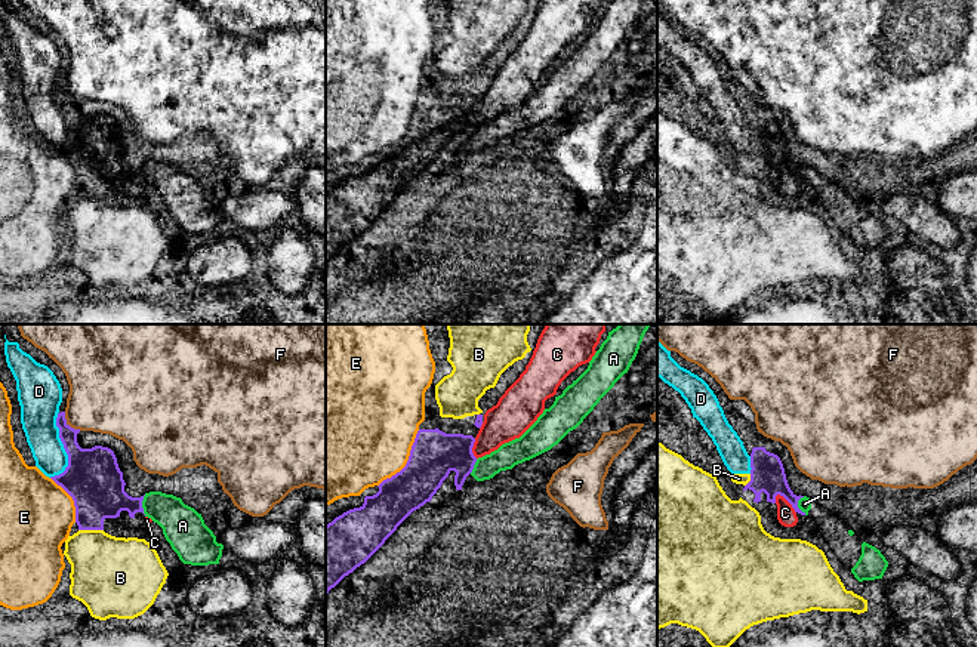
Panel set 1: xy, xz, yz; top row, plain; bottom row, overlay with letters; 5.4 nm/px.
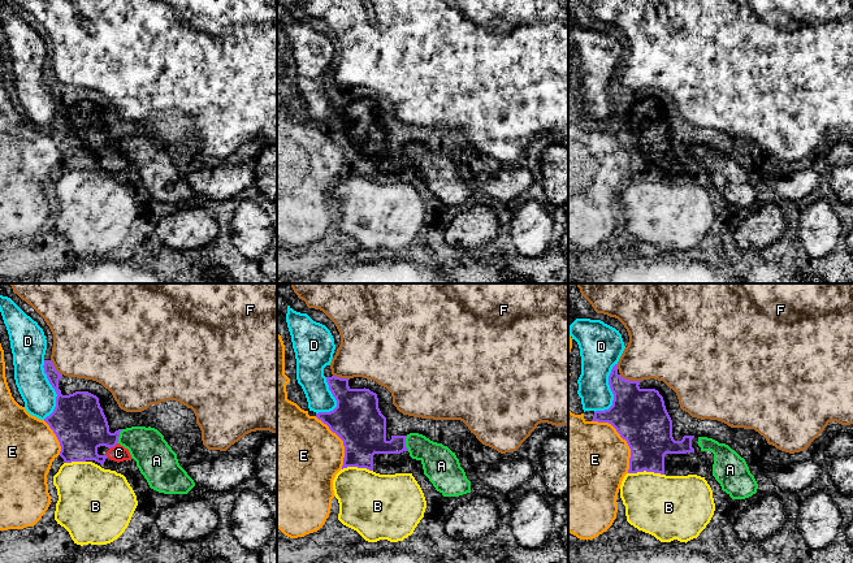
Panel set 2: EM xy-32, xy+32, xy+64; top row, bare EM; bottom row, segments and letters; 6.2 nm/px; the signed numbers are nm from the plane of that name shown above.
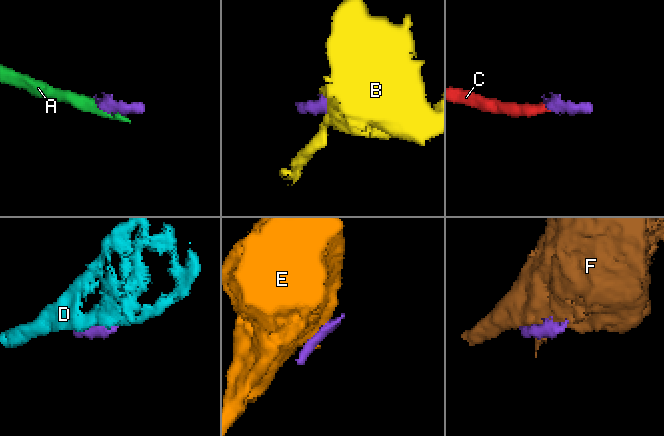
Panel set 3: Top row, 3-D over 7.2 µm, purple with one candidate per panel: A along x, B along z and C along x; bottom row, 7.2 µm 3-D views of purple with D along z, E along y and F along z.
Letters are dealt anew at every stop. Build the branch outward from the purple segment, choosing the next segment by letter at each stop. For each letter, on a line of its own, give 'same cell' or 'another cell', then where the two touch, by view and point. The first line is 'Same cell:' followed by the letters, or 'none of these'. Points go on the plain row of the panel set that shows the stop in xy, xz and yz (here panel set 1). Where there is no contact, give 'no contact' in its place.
Same cell: C
A: another cell; contact yz (797, 173)
B: another cell; contact xy (91, 197)
C: same cell; contact yz (786, 168)
D: another cell; contact xy (64, 116)
E: another cell; contact xz (407, 129)
F: another cell; contact xy (68, 94)

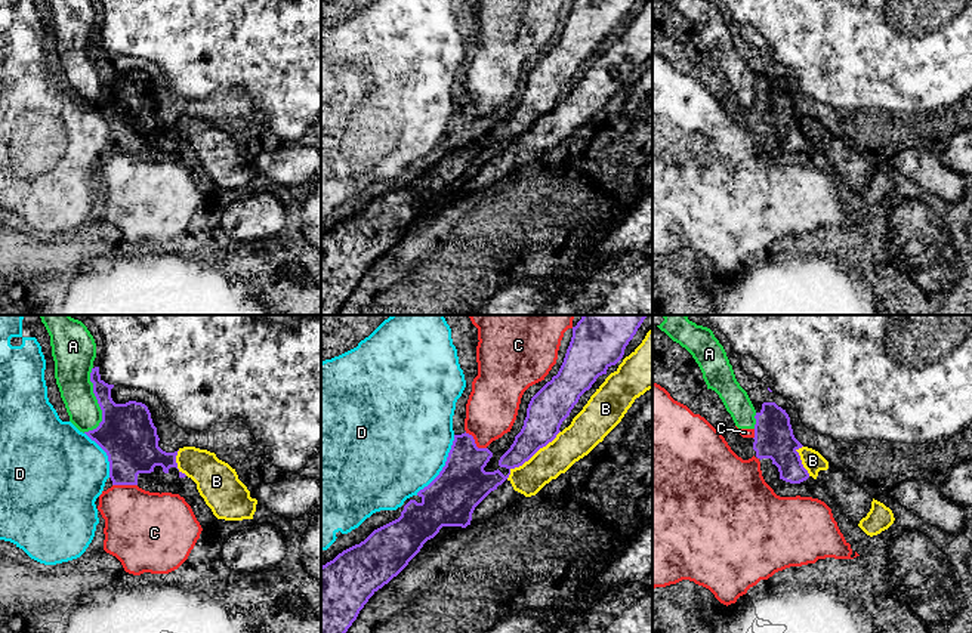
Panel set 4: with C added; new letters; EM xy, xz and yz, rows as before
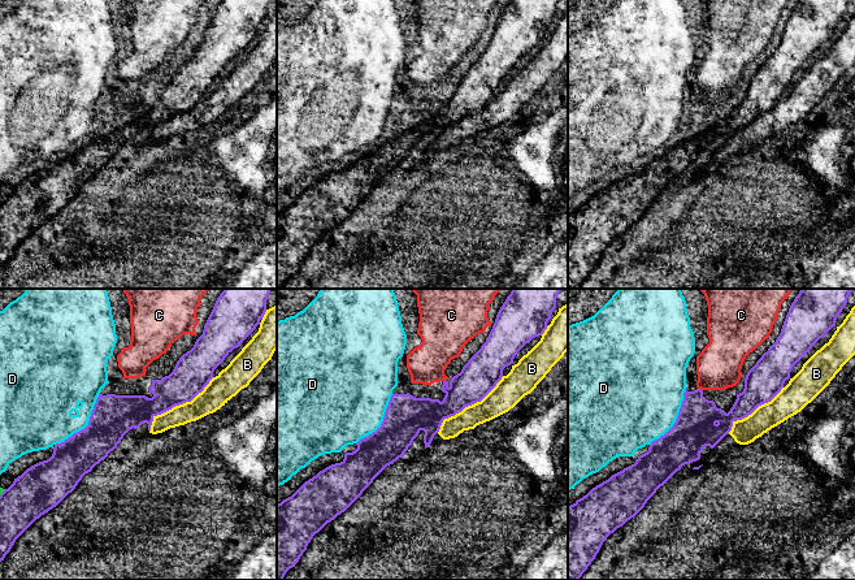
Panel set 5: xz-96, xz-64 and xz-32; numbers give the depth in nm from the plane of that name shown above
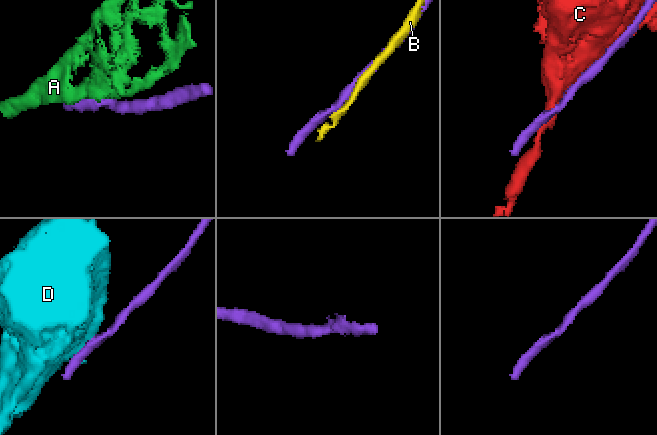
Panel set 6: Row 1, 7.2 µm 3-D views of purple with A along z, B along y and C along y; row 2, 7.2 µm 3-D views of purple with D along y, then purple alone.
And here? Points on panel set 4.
Same cell: none of these
A: another cell; contact xy (98, 71)
B: another cell; contact xz (531, 124)
C: another cell; contact xz (474, 111)
D: another cell; contact xz (444, 135)

